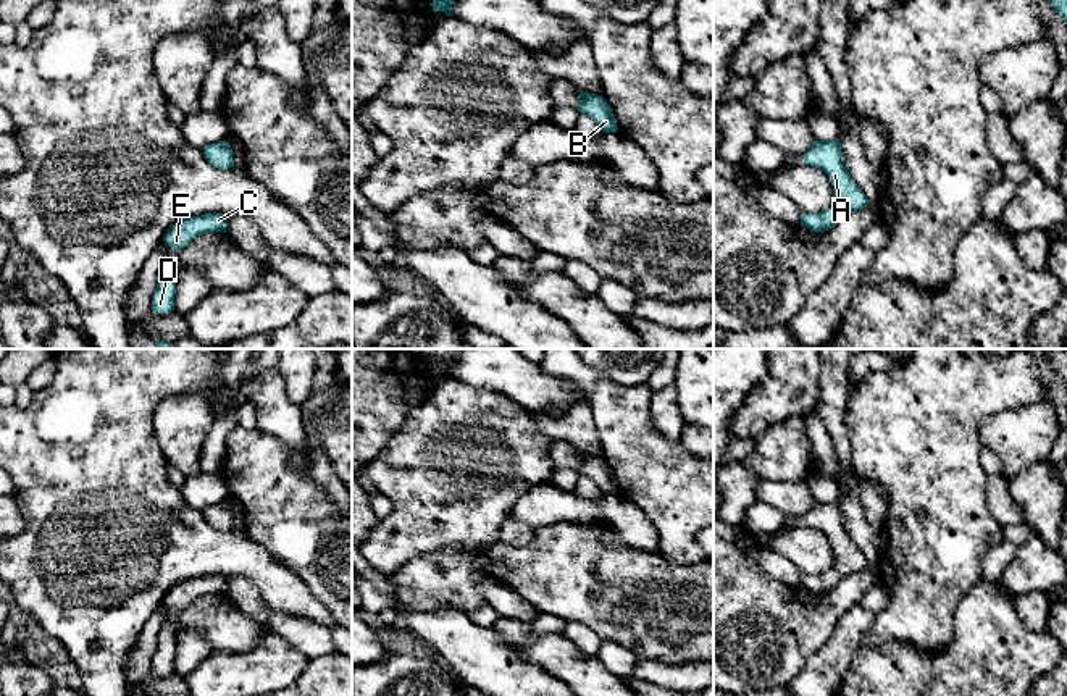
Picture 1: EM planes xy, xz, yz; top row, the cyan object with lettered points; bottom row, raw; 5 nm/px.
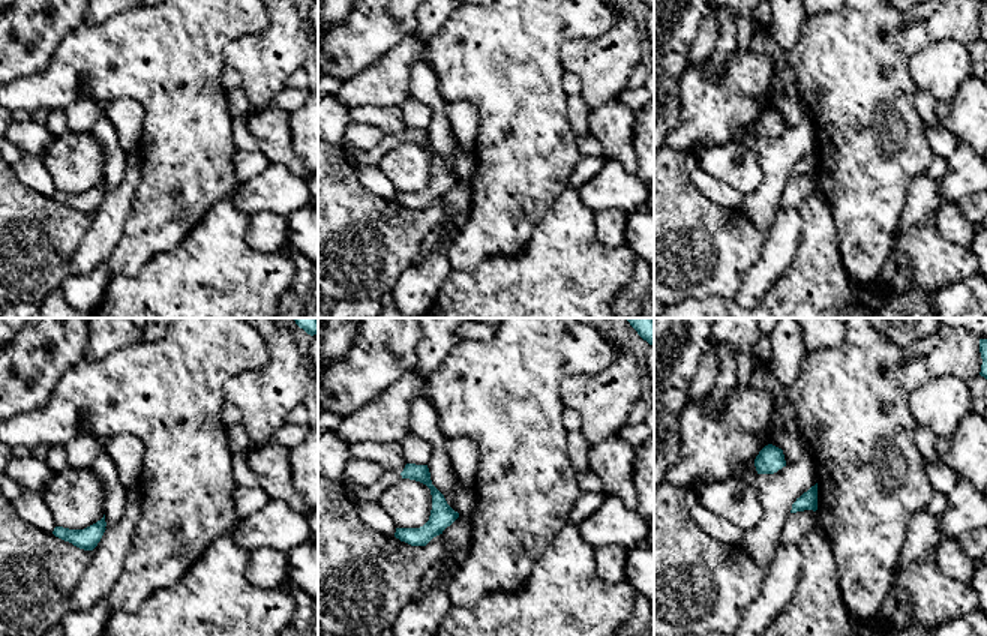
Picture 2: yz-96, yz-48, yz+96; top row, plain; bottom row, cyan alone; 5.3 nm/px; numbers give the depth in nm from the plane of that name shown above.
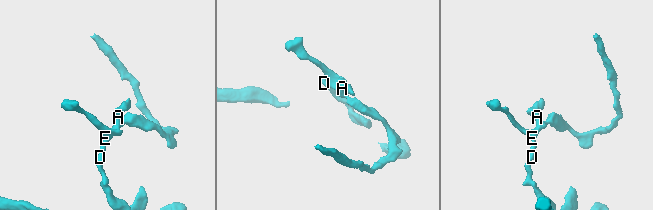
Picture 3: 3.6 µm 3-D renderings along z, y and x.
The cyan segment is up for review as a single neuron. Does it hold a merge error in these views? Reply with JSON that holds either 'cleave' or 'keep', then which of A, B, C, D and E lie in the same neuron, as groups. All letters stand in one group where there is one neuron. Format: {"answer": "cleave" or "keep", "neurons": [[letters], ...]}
{"answer": "keep", "neurons": [["A", "B", "C", "D", "E"]]}

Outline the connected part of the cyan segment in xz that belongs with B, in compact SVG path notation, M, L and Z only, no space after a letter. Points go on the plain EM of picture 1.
M580 451L578 473L589 476L602 494L618 494L617 481L602 457L588 455Z

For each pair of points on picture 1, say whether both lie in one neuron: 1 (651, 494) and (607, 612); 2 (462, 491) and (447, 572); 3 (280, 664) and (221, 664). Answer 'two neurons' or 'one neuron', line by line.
1: two neurons
2: two neurons
3: one neuron

